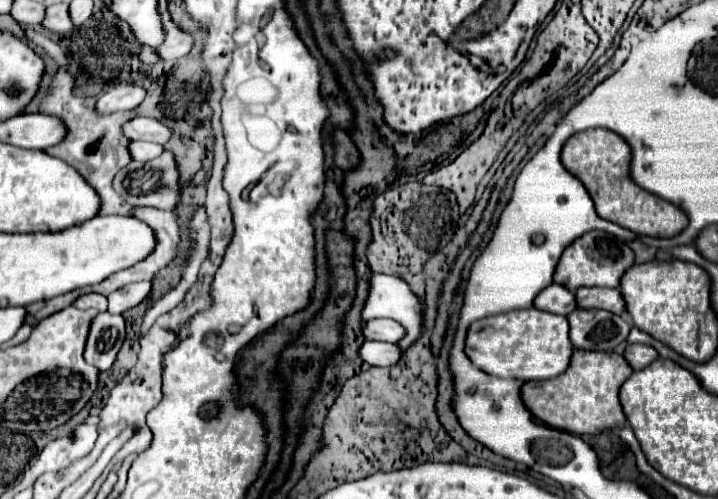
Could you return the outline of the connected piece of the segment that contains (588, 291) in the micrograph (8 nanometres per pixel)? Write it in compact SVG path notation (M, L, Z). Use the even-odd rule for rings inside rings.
M581 287L575 291L577 309L605 309L617 315L625 313L625 303L619 289L605 287Z

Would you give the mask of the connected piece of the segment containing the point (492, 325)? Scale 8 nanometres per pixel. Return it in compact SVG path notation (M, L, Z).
M535 307L473 321L465 337L465 355L477 369L489 375L511 377L519 381L553 379L561 375L561 371L569 367L571 353L573 345L569 341L567 319Z

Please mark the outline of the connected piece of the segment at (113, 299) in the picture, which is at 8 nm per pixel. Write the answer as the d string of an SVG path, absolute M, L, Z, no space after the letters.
M149 281L123 285L121 289L109 293L109 297L107 297L107 301L109 301L107 311L109 313L123 313L123 311L139 305L149 293L151 293L151 283Z

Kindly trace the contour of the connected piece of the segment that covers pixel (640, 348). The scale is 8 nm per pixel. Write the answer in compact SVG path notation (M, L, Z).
M633 343L633 345L627 345L623 357L627 359L627 363L631 365L633 371L637 369L643 369L647 367L651 361L657 359L657 351L649 345L641 345L641 343Z

